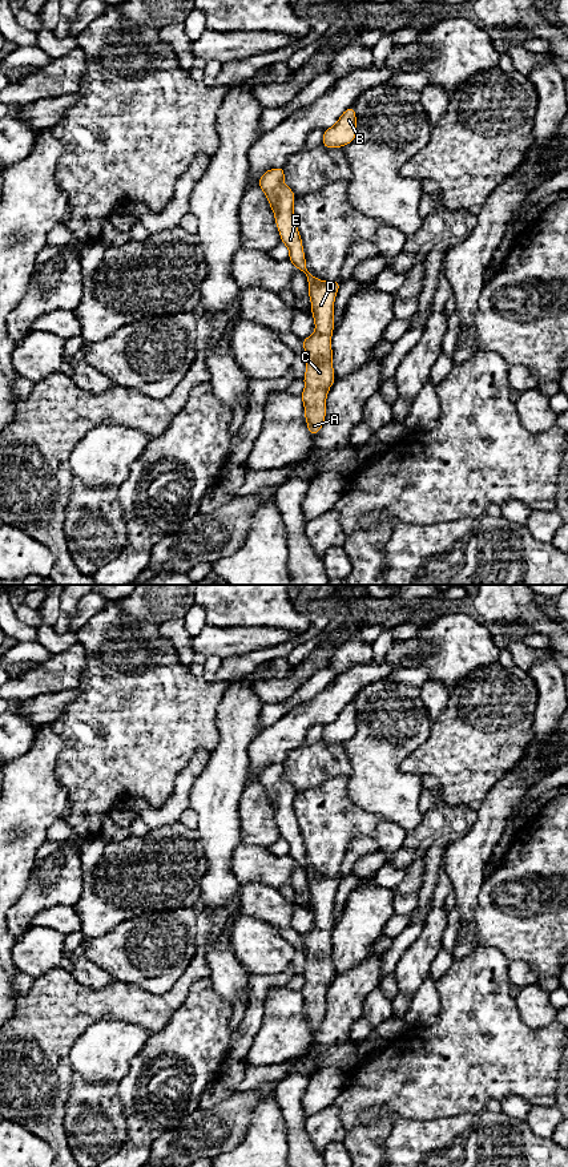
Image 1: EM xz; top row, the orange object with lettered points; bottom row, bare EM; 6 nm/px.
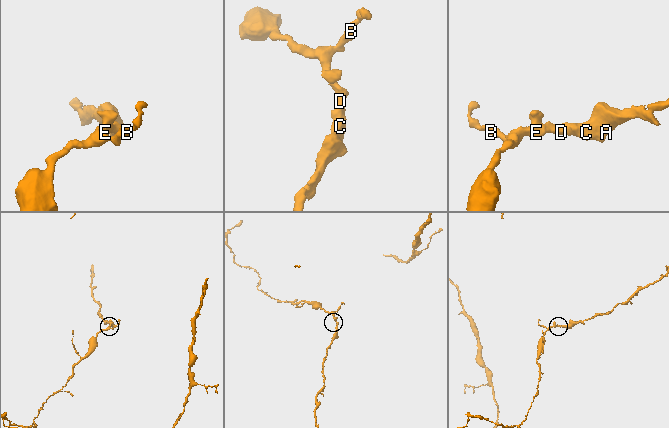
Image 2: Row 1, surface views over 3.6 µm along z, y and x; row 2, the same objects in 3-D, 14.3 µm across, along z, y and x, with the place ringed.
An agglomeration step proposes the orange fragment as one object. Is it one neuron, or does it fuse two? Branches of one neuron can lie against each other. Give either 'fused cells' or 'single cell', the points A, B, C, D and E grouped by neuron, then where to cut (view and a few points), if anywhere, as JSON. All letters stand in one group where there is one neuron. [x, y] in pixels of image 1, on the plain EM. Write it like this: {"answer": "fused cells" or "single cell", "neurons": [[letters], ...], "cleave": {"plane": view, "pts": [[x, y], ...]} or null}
{"answer": "single cell", "neurons": [["A", "B", "C", "D", "E"]], "cleave": null}

